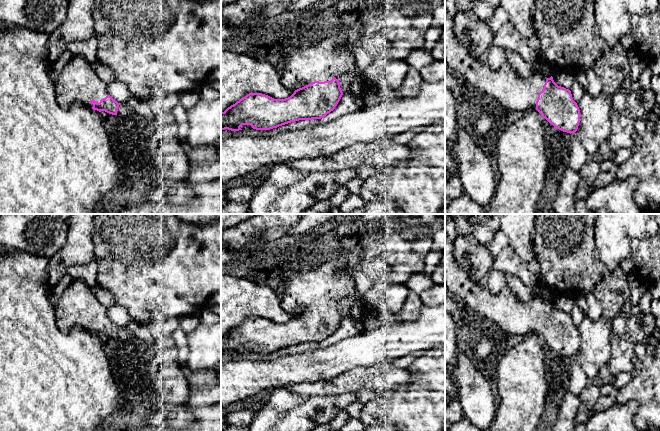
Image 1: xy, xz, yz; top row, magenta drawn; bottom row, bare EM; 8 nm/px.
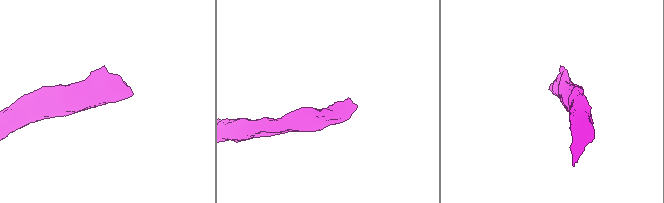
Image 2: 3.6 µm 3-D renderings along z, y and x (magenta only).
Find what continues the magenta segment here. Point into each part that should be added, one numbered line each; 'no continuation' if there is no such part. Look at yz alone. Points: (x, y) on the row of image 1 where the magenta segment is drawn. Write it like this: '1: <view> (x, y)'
1: yz (505, 85)

